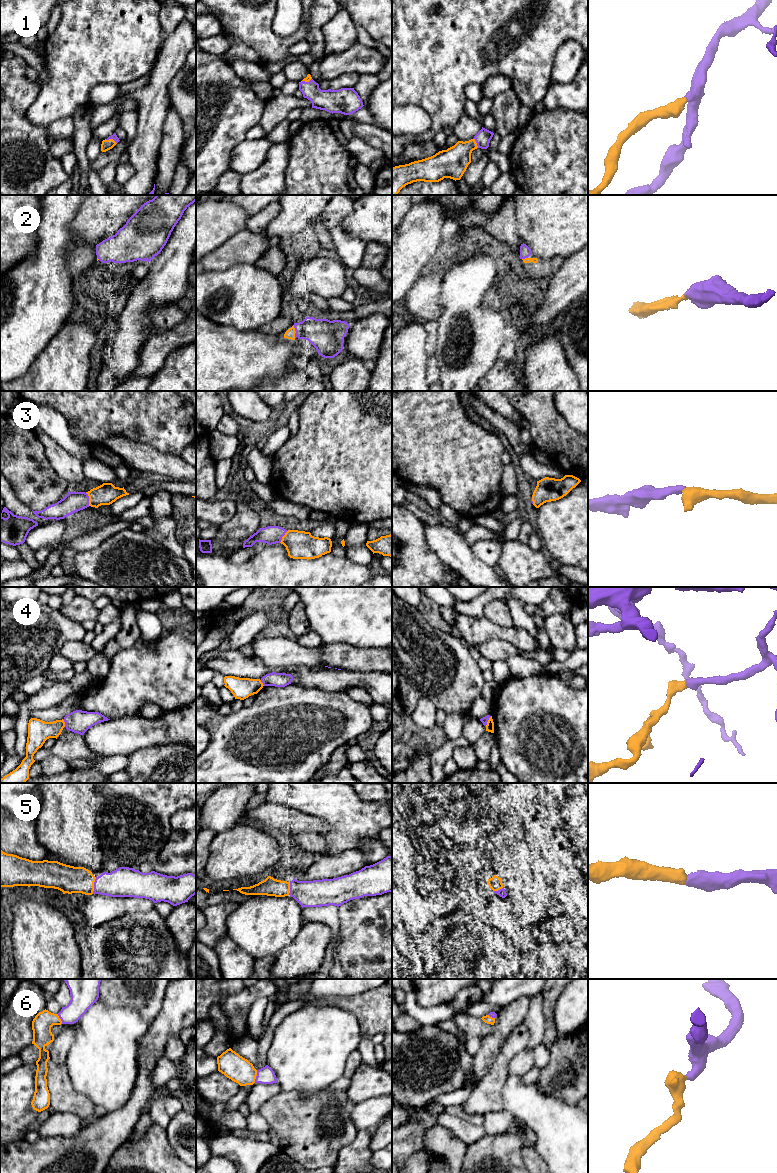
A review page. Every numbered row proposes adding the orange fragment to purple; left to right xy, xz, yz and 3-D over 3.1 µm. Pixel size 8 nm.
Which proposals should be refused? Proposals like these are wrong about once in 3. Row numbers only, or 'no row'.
4

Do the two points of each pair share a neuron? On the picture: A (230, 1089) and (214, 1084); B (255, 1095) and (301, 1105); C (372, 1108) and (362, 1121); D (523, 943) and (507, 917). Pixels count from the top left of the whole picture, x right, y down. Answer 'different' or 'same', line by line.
A: same
B: different
C: same
D: same

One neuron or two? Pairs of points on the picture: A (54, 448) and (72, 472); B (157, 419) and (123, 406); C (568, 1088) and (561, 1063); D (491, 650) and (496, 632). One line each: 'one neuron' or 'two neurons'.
A: one neuron
B: one neuron
C: one neuron
D: two neurons

